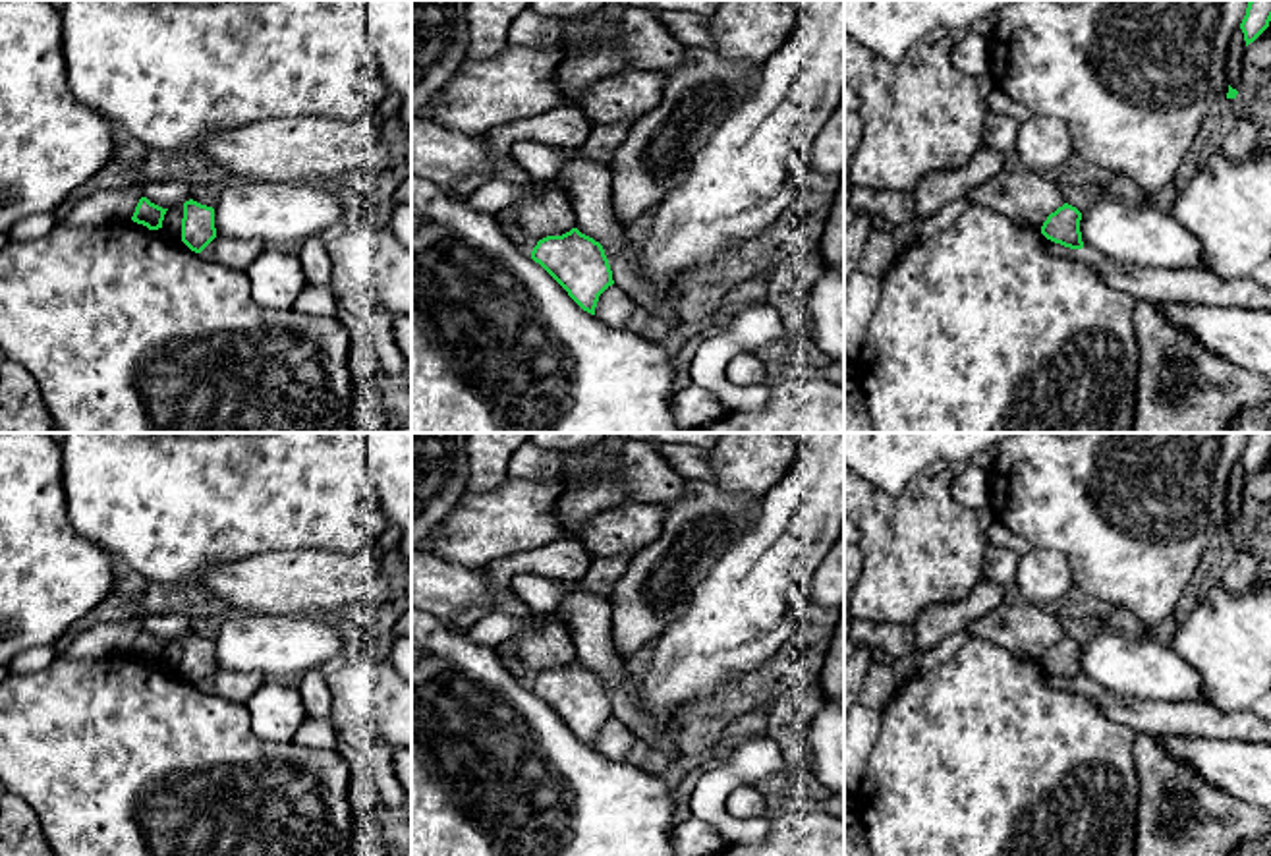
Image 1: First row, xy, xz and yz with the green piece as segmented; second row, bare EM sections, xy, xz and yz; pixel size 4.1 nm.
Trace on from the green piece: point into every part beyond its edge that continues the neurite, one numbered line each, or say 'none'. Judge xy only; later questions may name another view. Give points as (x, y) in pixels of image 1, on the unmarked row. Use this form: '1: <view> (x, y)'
none

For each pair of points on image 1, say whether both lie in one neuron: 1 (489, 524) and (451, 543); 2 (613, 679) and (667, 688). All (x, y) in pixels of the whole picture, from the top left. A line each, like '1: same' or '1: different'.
1: same
2: different

